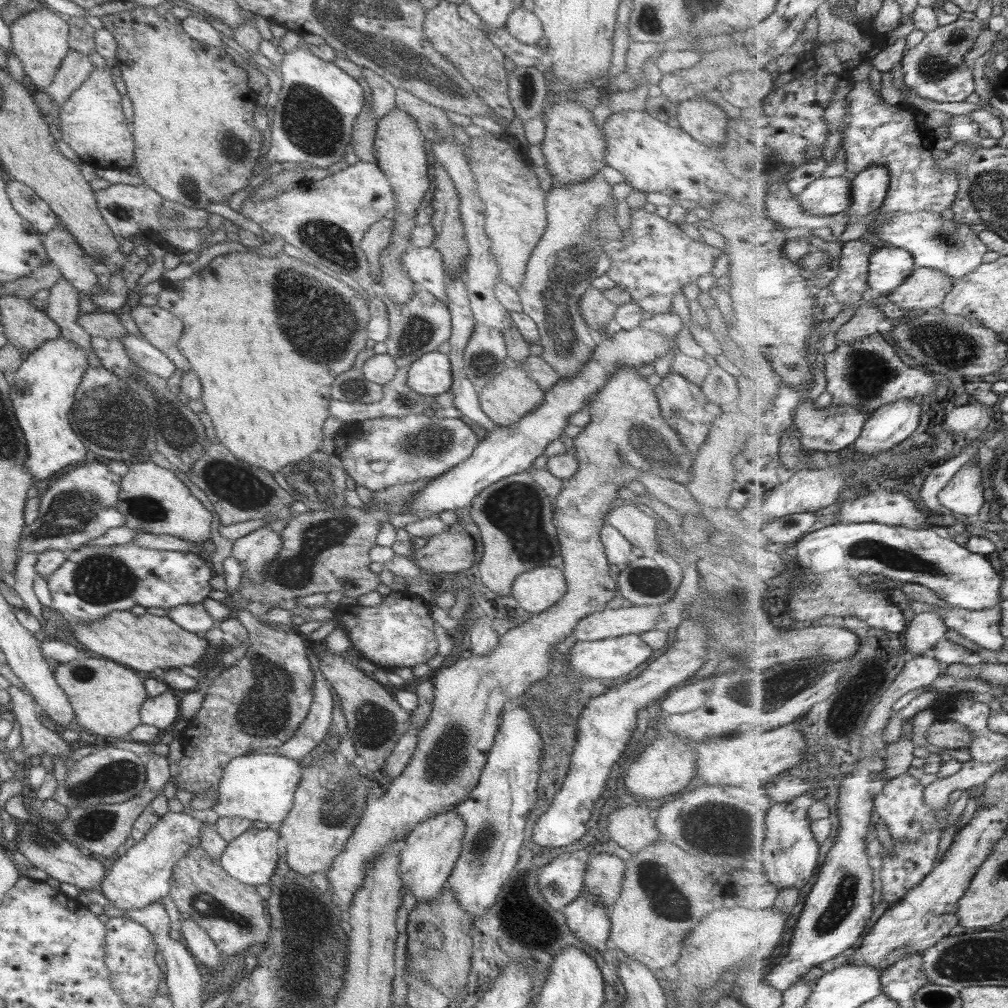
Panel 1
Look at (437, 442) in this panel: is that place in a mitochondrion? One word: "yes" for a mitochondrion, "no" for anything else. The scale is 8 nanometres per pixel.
yes

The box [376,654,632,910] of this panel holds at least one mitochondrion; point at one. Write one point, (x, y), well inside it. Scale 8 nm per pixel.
(449, 757)

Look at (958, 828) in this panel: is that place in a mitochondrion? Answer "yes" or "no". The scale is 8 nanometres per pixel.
no

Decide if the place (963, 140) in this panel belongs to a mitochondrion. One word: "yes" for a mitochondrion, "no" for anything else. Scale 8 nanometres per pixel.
no

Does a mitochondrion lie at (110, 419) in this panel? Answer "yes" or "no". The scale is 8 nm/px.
yes

